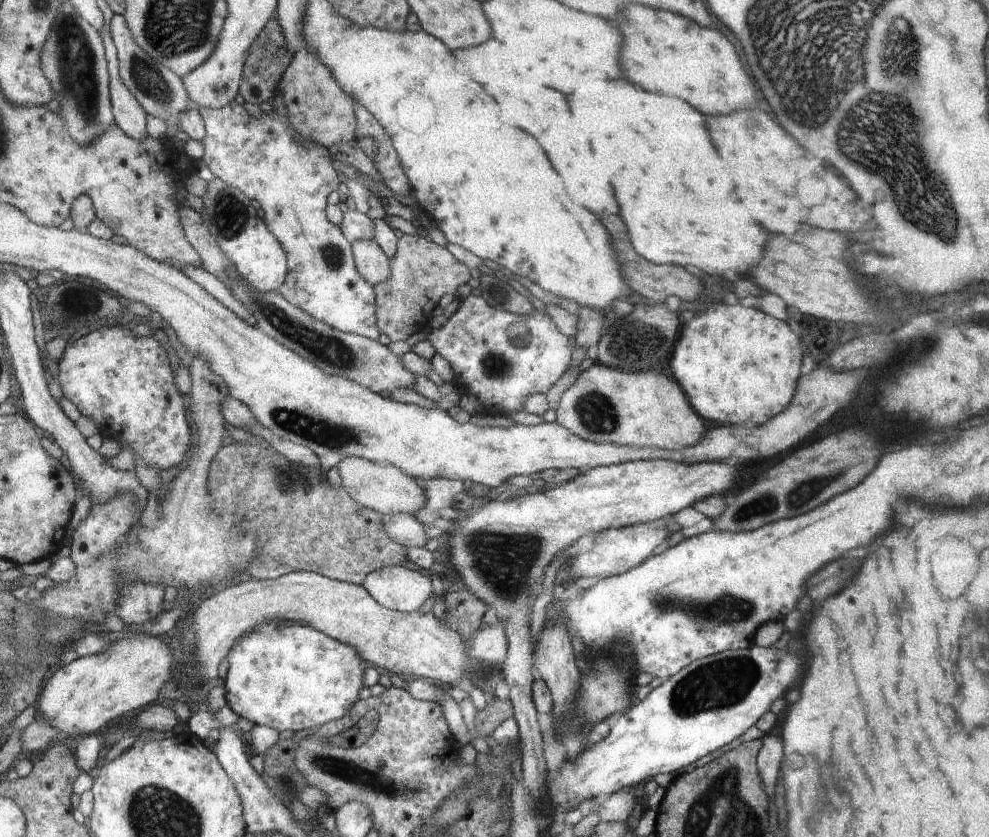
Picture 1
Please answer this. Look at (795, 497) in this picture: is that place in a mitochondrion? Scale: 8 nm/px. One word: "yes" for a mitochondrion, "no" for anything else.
yes

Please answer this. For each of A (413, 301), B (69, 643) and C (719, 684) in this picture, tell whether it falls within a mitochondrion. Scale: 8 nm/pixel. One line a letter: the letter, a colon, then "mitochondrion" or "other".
A: other
B: other
C: mitochondrion

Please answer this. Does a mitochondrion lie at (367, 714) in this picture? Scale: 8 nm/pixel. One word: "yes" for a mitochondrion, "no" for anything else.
no

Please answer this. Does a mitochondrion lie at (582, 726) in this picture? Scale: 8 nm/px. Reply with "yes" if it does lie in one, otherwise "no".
no

